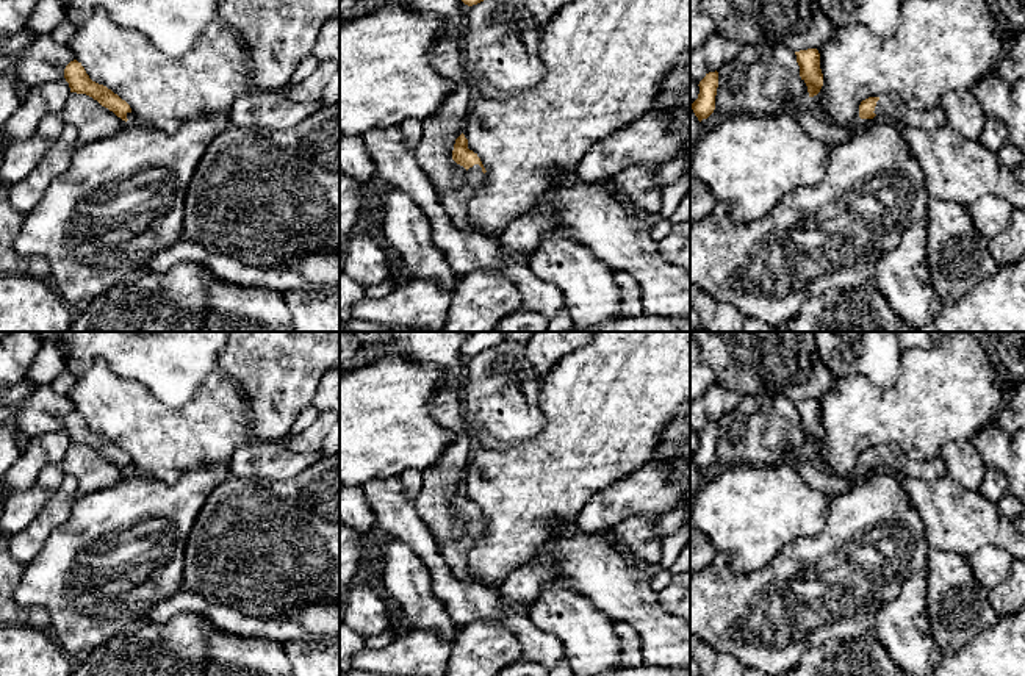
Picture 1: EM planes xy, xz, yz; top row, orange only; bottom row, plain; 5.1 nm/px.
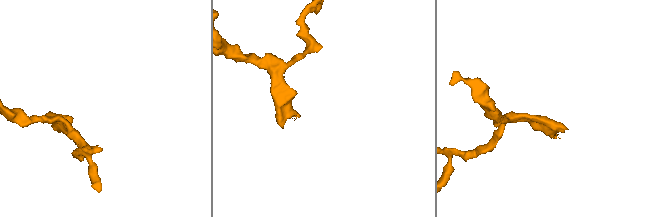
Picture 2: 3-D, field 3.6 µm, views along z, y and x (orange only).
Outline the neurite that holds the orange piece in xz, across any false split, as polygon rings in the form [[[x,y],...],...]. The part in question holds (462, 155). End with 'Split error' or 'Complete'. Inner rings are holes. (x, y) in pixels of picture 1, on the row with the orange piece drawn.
[[[463,133],[455,139],[452,160],[466,169],[466,177],[459,189],[440,196],[440,205],[457,228],[477,232],[468,222],[468,211],[474,192],[485,182],[487,171],[477,153],[468,149],[468,139]]]. Split error

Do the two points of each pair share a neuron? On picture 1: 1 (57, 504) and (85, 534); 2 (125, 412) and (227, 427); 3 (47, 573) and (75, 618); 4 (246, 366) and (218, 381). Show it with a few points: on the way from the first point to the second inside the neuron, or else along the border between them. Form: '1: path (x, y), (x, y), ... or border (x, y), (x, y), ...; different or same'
1: border (77, 495), (71, 514), (44, 543); different
2: path (151, 427), (202, 427); same
3: path (58, 584), (75, 601), (75, 607); same
4: border (219, 368), (240, 390), (248, 406); different

